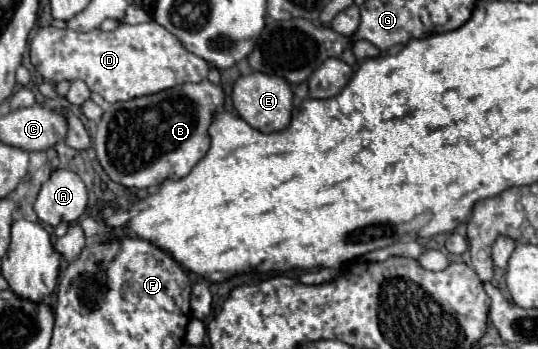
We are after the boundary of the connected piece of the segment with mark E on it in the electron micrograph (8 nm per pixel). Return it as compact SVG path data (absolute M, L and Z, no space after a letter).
M250 73L242 75L234 83L232 101L238 111L238 115L250 123L254 129L260 129L262 133L280 131L290 125L292 115L292 87L288 81L282 81L282 77L266 77L266 73Z

